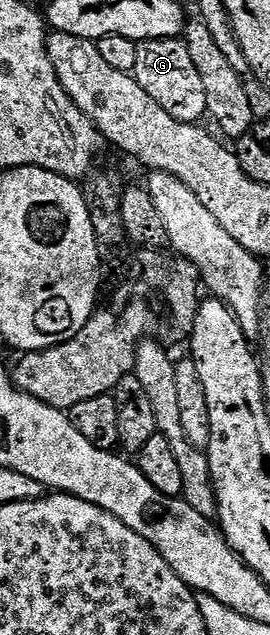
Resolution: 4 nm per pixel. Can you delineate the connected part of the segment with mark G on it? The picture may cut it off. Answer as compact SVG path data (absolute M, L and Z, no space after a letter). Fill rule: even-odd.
M168 37L167 39L151 39L138 44L139 56L135 59L133 77L171 115L171 119L179 119L183 123L197 123L206 116L207 94L203 91L203 78L199 75L191 55L187 52L184 40Z

